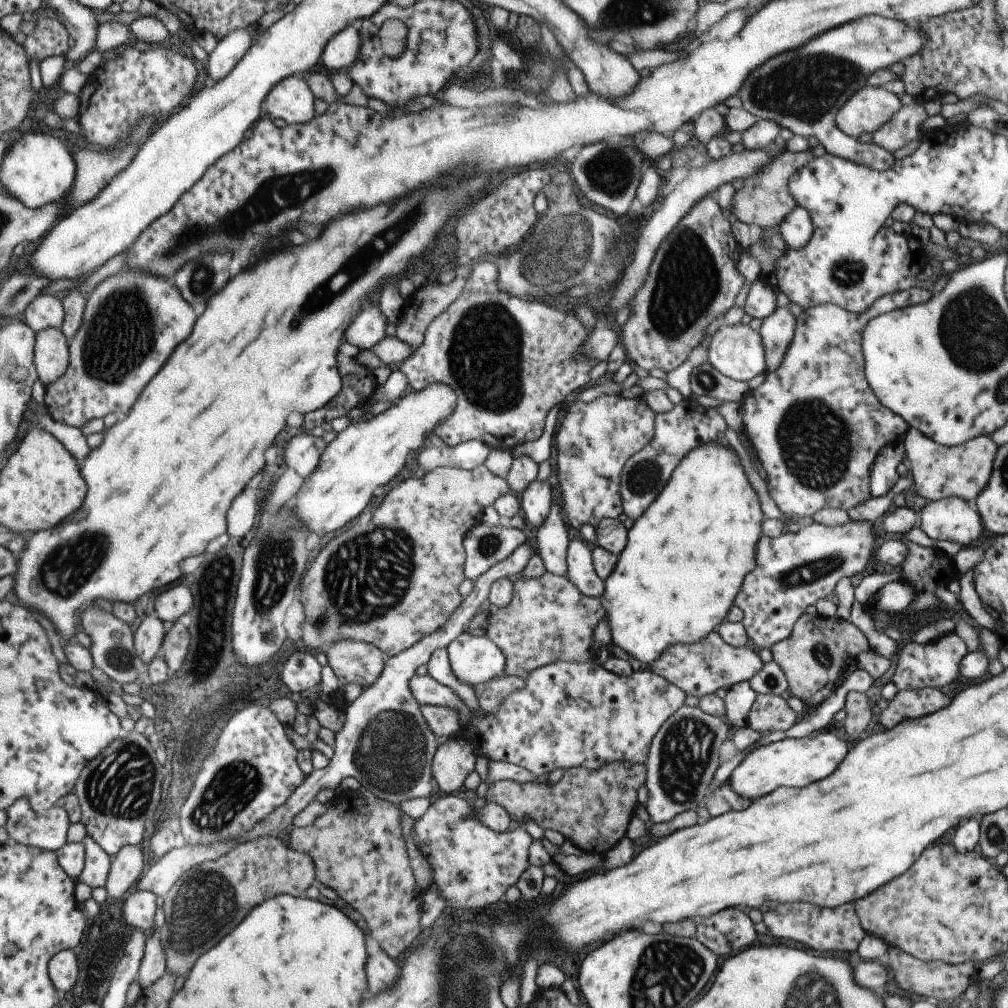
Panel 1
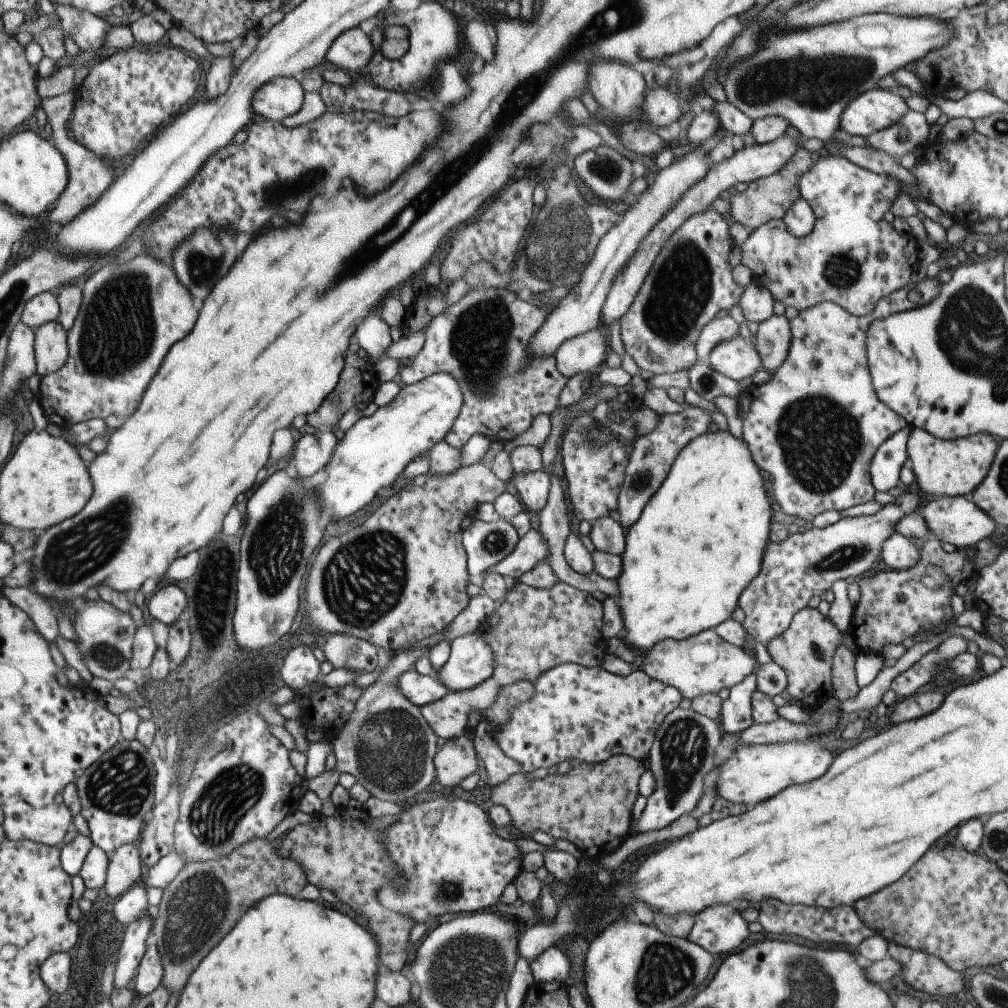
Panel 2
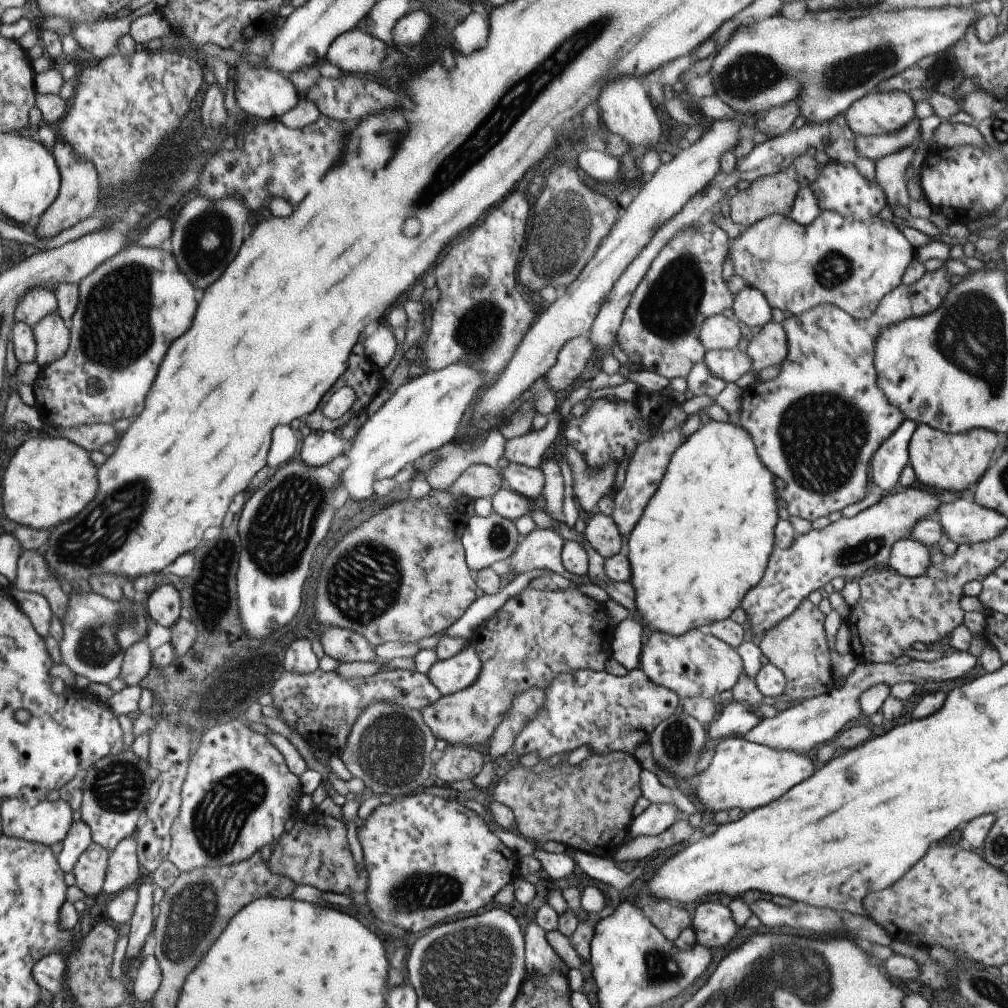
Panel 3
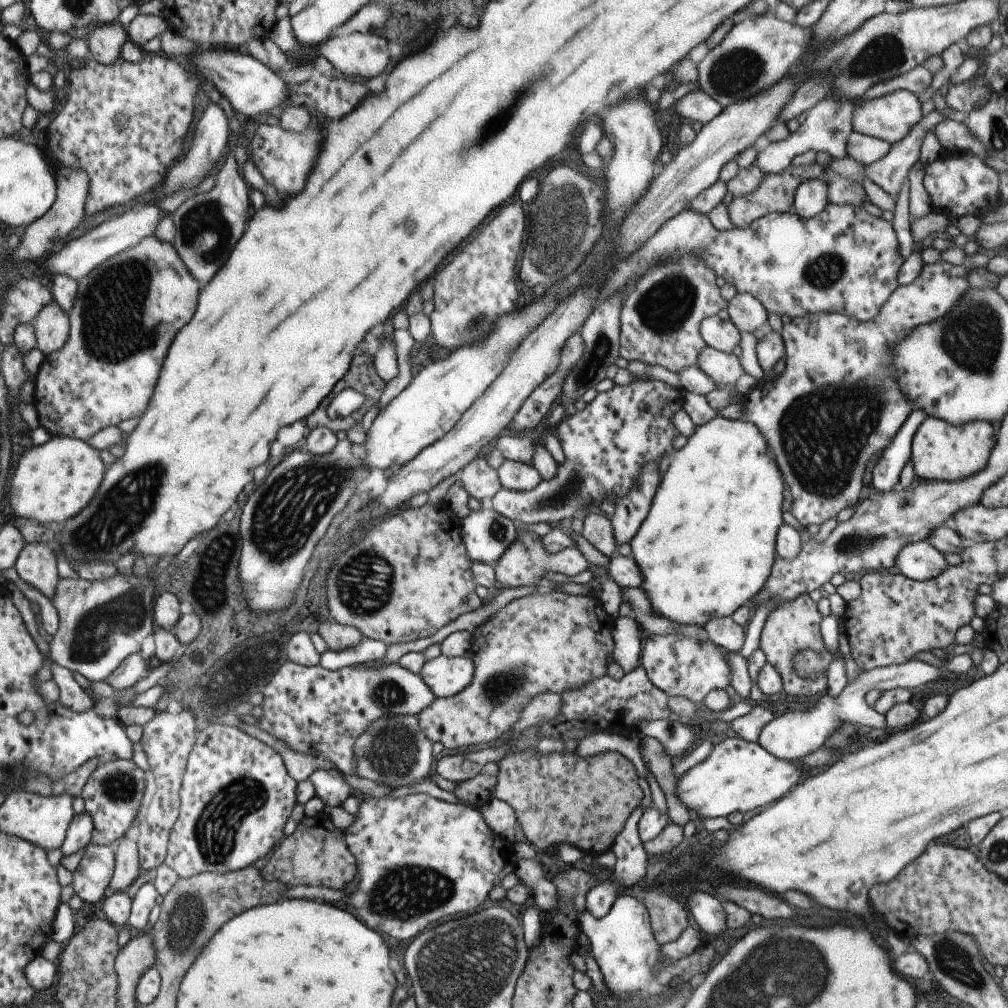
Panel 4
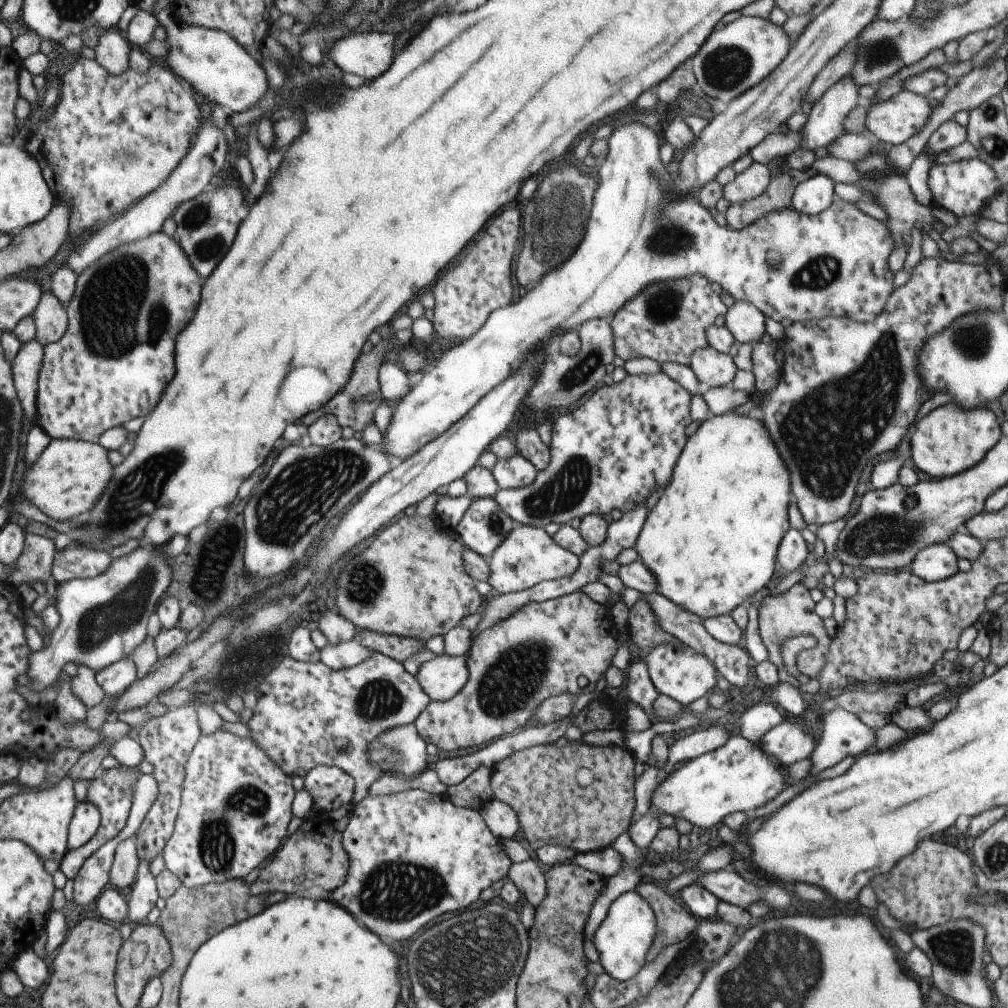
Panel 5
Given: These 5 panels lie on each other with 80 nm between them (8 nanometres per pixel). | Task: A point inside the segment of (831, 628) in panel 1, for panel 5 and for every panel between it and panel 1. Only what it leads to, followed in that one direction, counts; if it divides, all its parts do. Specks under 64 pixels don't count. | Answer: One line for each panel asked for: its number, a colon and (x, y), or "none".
2: (805, 650)
3: (797, 646)
4: (792, 626)
5: (791, 613)

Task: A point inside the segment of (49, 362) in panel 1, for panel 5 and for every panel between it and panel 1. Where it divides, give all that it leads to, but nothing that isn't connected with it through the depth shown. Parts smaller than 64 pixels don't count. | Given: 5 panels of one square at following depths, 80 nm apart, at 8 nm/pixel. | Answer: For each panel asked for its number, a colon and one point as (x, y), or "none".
2: (52, 340)
3: (53, 334)
4: (53, 327)
5: (52, 320)

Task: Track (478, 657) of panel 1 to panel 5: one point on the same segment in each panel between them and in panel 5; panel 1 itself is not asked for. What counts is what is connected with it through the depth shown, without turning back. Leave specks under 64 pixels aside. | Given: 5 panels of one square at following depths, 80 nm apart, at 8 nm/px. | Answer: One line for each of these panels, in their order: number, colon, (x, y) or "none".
2: (470, 661)
3: (458, 672)
4: (444, 676)
5: (441, 677)

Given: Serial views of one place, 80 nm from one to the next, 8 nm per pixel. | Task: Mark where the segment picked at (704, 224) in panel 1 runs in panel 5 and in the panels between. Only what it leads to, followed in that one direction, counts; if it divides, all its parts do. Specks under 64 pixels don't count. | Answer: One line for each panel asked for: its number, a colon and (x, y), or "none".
2: (690, 281)
3: (659, 330)
4: (659, 318)
5: (666, 322)

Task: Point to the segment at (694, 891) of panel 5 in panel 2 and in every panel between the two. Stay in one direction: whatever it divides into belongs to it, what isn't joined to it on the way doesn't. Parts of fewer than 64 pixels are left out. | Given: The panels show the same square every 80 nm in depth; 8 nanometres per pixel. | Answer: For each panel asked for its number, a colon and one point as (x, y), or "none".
2: (718, 929)
3: (712, 925)
4: (705, 911)

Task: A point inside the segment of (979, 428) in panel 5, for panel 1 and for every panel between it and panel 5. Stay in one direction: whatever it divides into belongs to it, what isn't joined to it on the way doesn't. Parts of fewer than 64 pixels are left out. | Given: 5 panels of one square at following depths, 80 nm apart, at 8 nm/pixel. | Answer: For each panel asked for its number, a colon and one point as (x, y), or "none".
1: (939, 472)
2: (941, 468)
3: (948, 463)
4: (940, 451)

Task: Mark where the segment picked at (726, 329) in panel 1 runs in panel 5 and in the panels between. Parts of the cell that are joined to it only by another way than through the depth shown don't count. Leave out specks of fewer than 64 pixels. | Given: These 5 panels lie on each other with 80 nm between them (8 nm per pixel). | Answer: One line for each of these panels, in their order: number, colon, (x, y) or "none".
2: (736, 358)
3: (729, 365)
4: (723, 369)
5: (712, 368)

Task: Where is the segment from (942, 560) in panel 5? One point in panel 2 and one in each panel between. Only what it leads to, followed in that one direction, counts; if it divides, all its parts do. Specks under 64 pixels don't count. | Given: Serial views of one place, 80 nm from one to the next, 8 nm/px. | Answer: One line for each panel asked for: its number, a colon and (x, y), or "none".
2: (898, 553)
3: (907, 557)
4: (920, 561)

